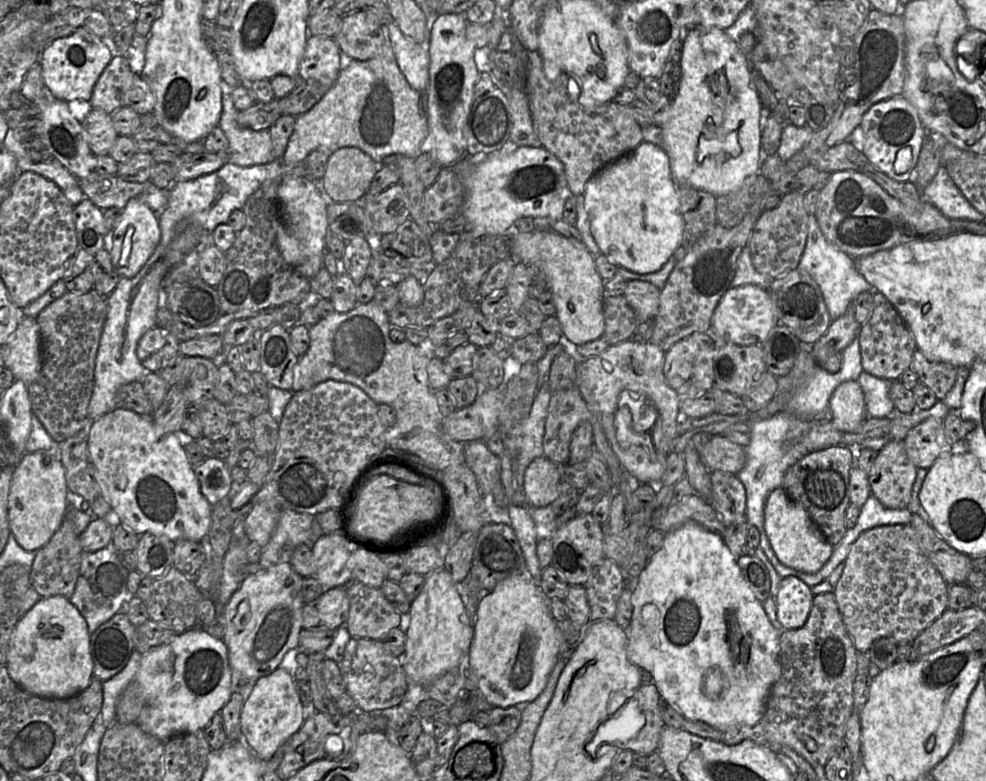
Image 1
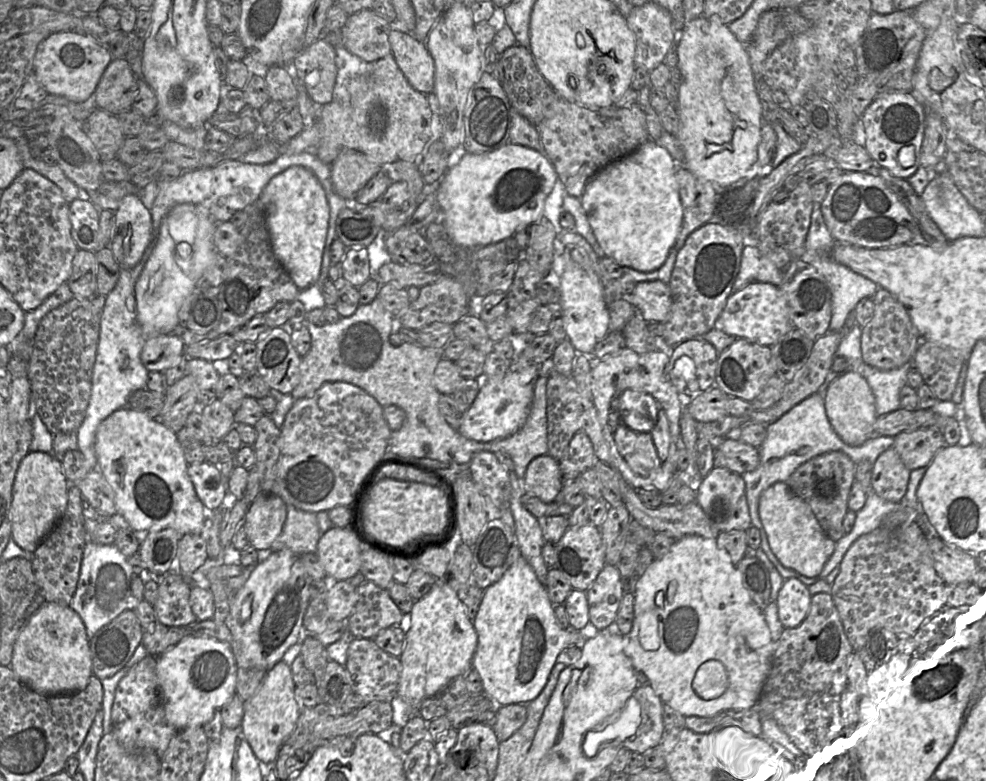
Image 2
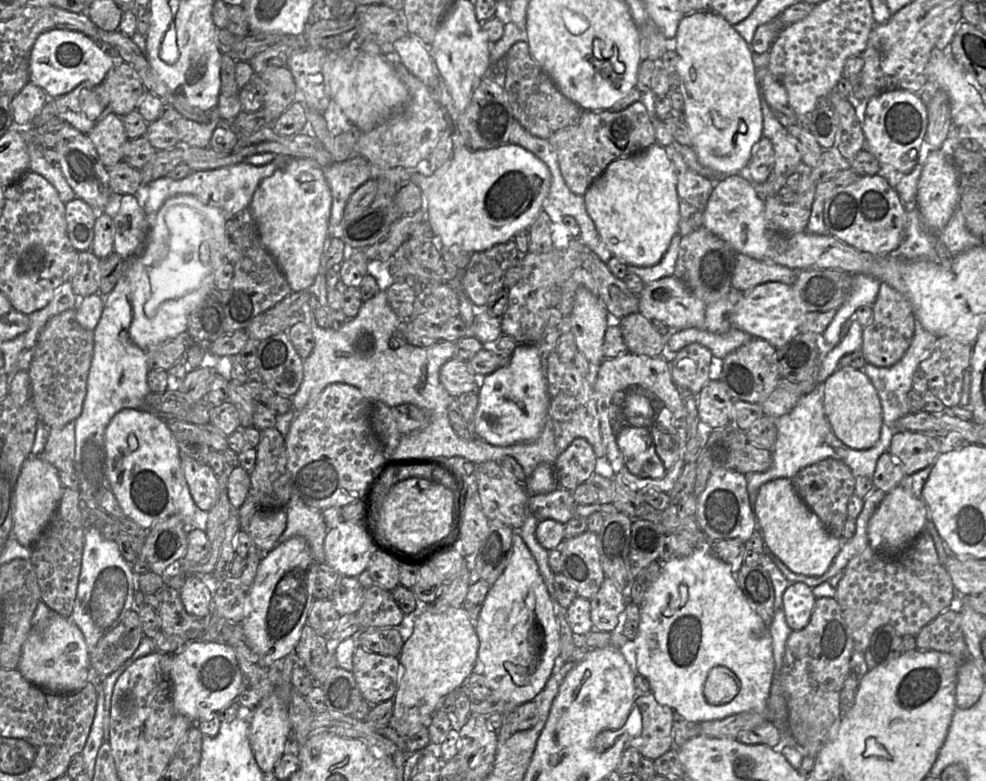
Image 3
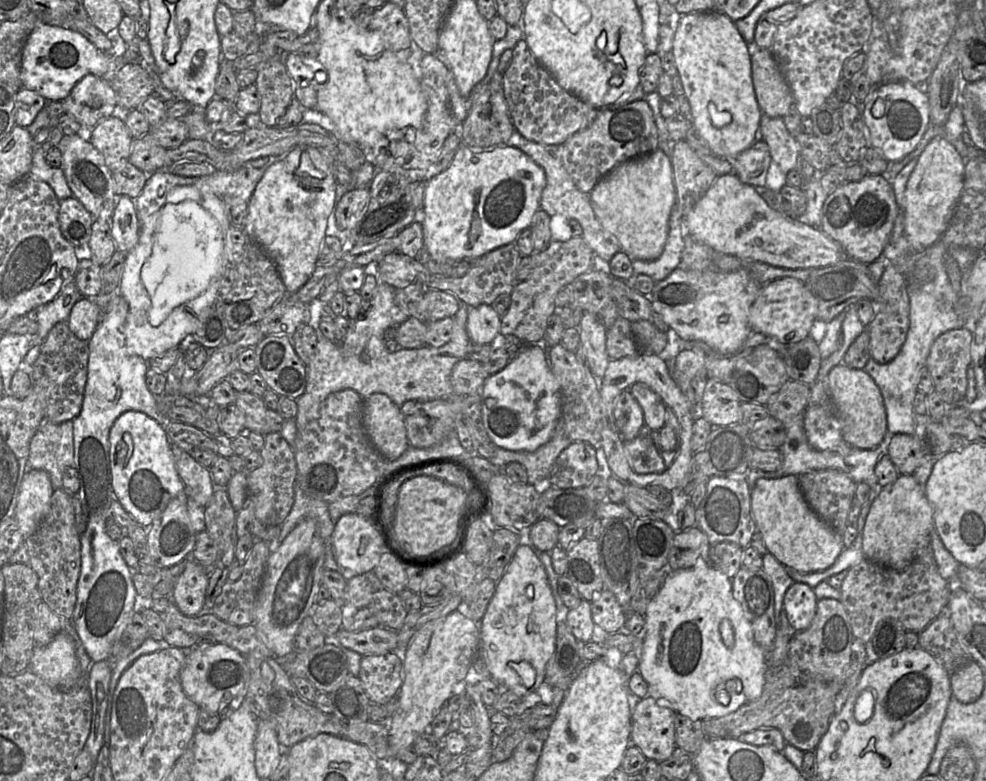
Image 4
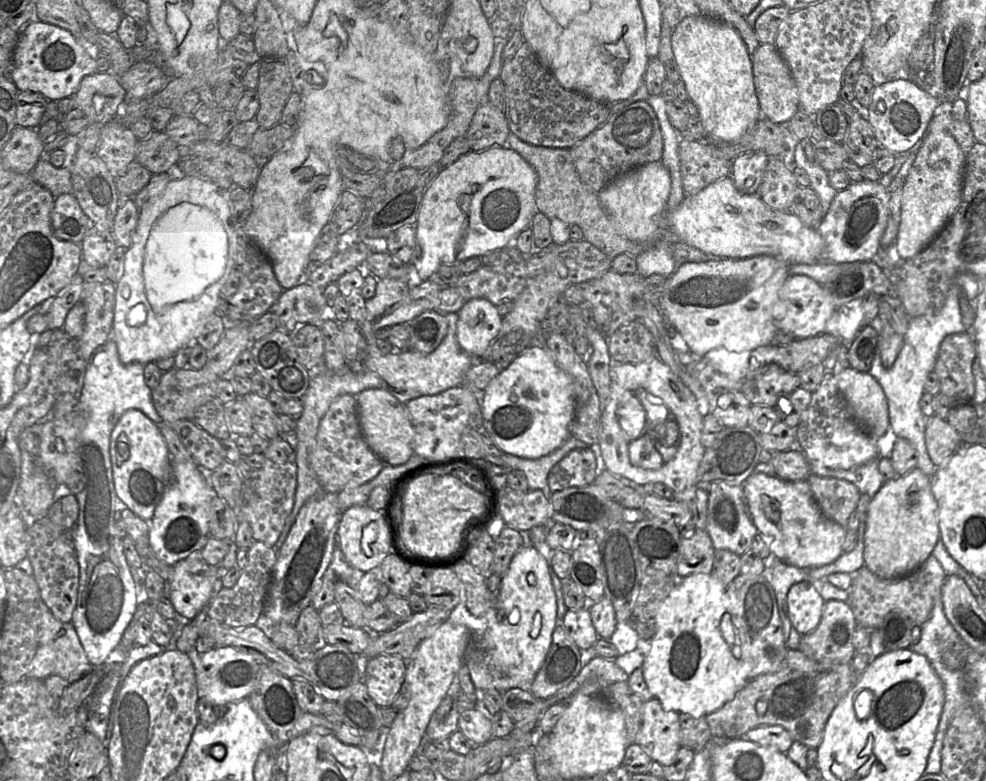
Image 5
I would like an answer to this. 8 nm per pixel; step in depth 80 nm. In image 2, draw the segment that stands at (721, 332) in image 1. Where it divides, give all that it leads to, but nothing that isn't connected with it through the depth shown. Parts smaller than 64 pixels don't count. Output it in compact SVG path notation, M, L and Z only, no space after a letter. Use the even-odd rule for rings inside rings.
M762 282L748 284L740 291L731 293L715 327L736 339L745 339L768 347L795 329L790 319L788 302L780 287Z

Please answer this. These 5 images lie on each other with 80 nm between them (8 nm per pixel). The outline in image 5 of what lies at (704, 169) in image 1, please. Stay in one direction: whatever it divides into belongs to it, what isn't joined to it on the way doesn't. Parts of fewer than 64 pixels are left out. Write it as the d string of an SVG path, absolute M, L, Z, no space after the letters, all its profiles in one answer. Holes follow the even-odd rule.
M688 16L673 30L671 46L690 100L699 111L699 119L709 137L733 142L746 134L761 113L754 86L751 56L736 29L723 21L704 16Z

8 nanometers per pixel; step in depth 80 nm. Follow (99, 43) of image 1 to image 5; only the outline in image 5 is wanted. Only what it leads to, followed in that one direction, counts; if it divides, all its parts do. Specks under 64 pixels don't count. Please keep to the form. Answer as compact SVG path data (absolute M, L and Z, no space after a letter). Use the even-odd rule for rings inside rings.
M34 19L20 31L9 78L19 91L42 94L48 101L72 97L81 80L97 72L96 60L67 30Z

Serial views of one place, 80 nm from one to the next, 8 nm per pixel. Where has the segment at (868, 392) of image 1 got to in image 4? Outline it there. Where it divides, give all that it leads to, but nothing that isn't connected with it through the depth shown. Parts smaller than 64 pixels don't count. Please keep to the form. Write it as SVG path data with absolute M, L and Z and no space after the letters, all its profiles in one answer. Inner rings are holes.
M944 256L938 266L934 266L937 273L934 278L927 283L914 283L914 280L907 280L907 292L910 301L910 326L906 340L897 356L887 364L880 364L872 357L864 367L878 388L881 391L884 407L886 411L887 428L892 434L917 435L924 439L924 428L931 420L929 415L916 415L913 410L913 400L917 393L917 385L922 370L925 368L926 360L934 341L949 330L958 329L966 326L966 307L961 307L958 303L958 297L950 284L949 276L944 267Z

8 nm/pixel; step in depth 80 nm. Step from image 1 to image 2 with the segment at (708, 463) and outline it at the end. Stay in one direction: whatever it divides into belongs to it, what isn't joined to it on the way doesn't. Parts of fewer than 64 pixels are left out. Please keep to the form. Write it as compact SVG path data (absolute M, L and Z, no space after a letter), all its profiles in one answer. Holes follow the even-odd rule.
M729 435L714 450L714 466L723 467L739 475L755 470L760 464L758 448Z

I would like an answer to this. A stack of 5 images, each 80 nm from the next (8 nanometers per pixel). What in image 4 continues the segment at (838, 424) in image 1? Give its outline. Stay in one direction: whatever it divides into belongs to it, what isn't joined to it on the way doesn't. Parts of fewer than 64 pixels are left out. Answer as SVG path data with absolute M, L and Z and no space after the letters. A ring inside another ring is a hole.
M839 364L830 370L827 387L845 442L859 449L878 447L888 429L882 394L872 377L864 369Z

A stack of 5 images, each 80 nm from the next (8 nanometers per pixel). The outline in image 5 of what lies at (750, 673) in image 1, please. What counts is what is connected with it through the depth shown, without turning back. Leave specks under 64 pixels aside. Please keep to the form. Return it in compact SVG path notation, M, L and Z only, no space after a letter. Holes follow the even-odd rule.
M713 572L709 574L698 573L684 577L682 583L674 587L667 598L662 602L654 617L657 627L656 633L651 639L650 644L645 643L646 656L641 668L649 691L653 694L654 698L658 699L663 710L686 713L695 718L706 717L708 714L711 714L721 708L726 702L732 700L736 693L749 682L746 678L745 670L742 668L740 660L734 657L732 647L725 642L720 630L720 622L724 613L728 613L728 606L729 597L727 594L727 586L725 586Z

